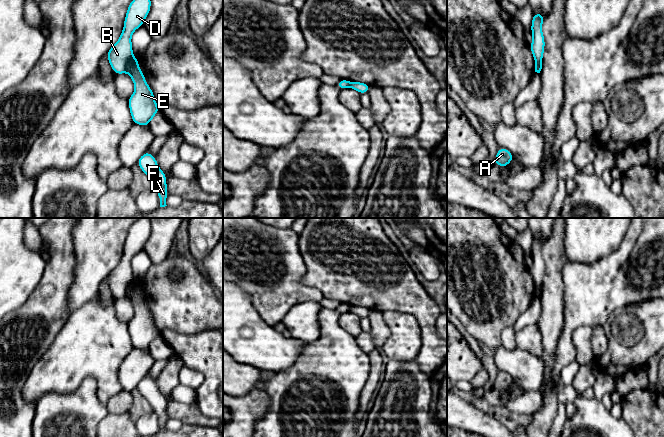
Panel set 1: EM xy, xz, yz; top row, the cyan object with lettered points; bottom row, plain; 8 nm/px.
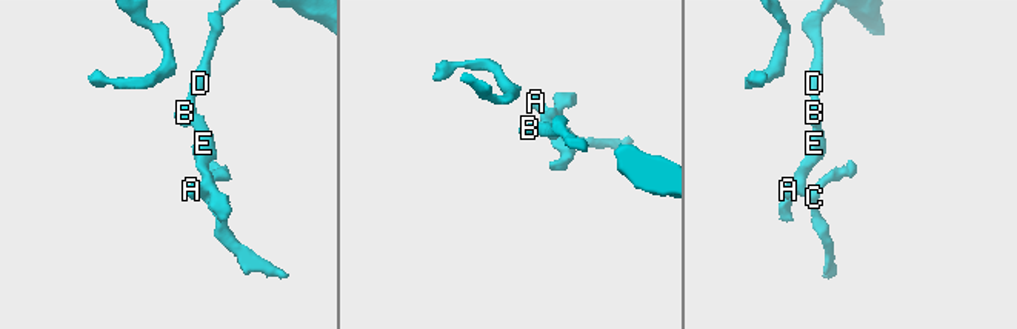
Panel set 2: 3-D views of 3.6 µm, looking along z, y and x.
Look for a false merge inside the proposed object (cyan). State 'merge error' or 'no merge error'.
merge error

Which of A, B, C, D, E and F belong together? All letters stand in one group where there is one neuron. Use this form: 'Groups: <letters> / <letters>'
Groups: A C E F / B D

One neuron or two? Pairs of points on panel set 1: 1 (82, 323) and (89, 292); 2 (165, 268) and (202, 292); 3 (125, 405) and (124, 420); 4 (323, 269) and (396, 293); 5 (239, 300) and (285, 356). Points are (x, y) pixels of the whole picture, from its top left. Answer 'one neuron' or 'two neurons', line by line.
1: two neurons
2: one neuron
3: two neurons
4: one neuron
5: one neuron

